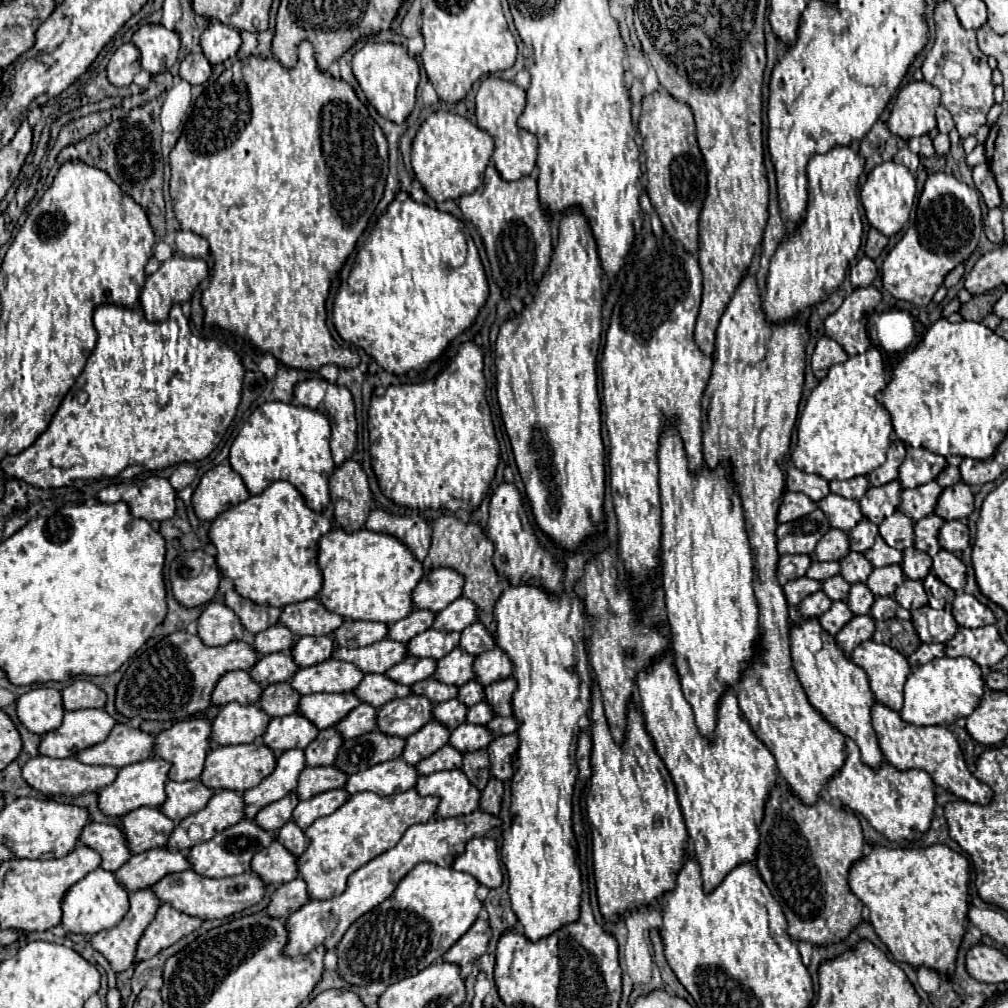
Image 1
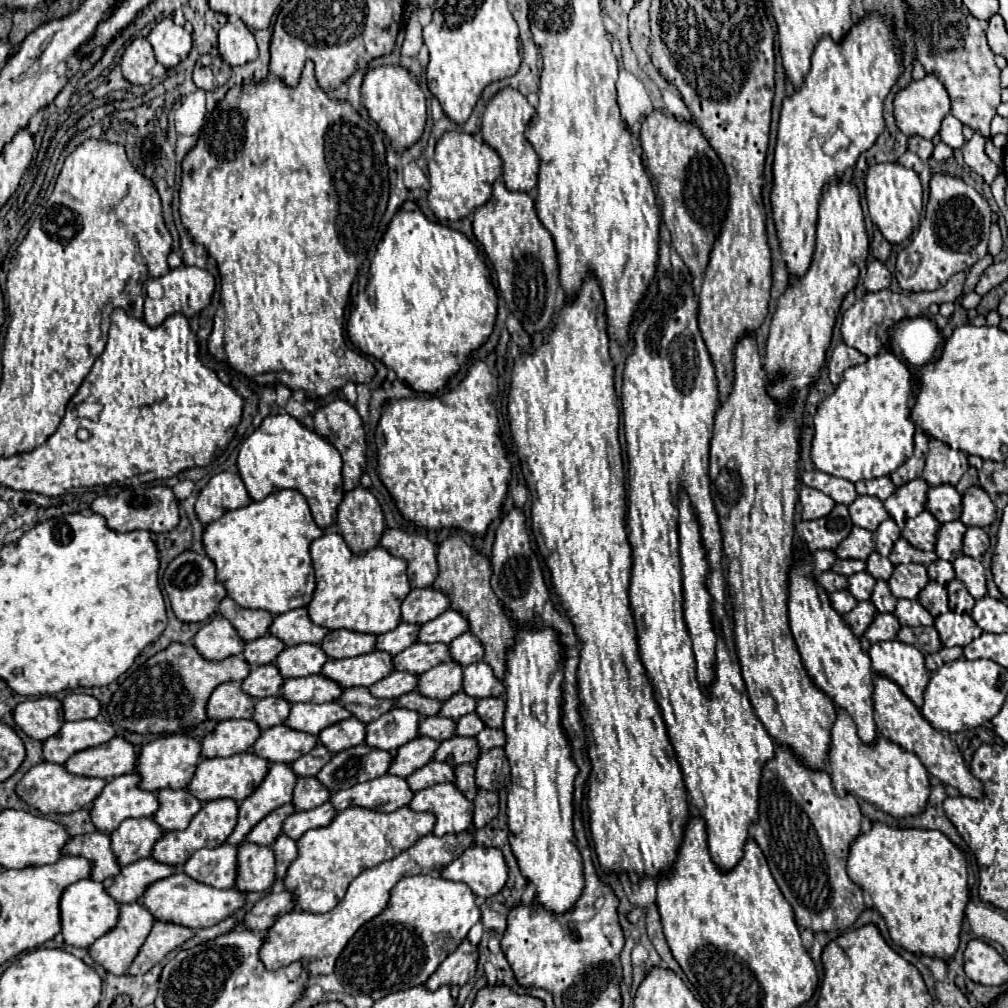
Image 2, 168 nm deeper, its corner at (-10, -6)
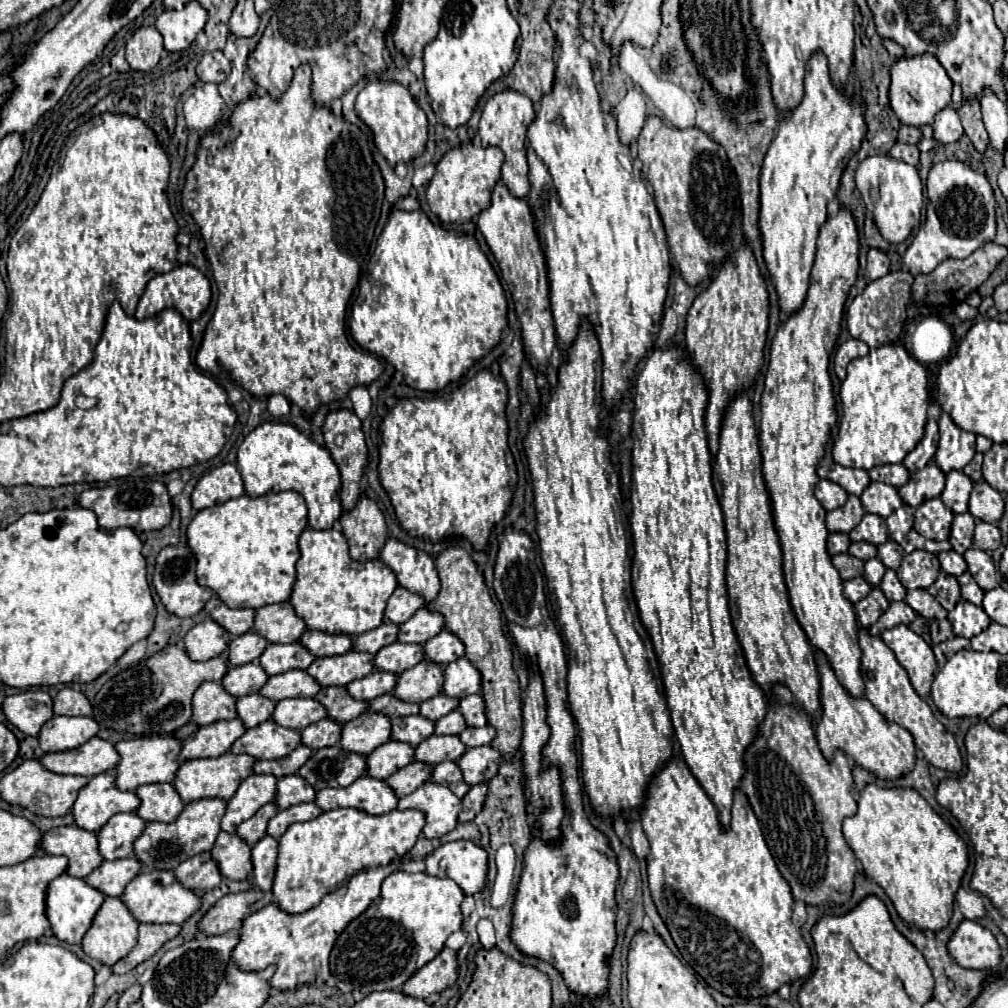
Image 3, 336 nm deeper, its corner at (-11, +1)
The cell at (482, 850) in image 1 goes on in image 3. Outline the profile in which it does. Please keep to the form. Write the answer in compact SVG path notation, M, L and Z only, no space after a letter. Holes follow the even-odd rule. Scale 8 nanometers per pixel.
M472 841L444 843L424 857L424 873L432 877L448 877L460 885L466 895L482 891L488 873L488 855Z

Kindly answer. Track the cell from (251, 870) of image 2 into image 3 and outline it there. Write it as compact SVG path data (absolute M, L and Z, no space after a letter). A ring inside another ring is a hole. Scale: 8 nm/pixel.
M220 831L210 853L212 853L212 859L216 861L222 877L226 877L226 879L244 881L252 873L250 845L246 845L244 839L240 839L236 833Z

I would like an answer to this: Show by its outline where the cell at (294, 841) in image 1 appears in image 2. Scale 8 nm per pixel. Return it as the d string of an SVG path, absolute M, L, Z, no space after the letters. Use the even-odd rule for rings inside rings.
M281 834L277 838L277 842L273 844L273 848L275 848L275 856L277 856L277 880L279 880L279 882L275 882L275 886L281 886L287 876L287 868L299 854L297 840L291 840L287 834Z

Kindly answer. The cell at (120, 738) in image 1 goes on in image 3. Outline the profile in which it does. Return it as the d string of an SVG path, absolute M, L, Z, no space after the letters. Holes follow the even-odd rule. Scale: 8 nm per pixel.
M92 737L78 749L60 751L60 753L46 753L40 763L58 775L82 775L82 777L94 777L98 773L106 773L108 769L114 769L120 761L120 755L116 753L114 745Z

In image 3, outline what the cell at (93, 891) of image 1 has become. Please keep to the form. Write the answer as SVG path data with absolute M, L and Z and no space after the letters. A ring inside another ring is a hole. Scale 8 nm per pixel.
M66 873L52 879L46 889L46 917L50 921L50 929L54 937L66 943L80 943L88 927L92 925L92 919L100 909L102 901L104 901L104 895L92 889L90 885L86 885L82 879L70 877Z

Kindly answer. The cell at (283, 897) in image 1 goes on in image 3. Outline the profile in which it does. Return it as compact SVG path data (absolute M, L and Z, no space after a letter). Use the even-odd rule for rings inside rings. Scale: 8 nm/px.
M244 891L224 895L198 921L198 931L204 935L222 935L228 931L238 931L246 915L262 909L268 903L272 903L270 891Z

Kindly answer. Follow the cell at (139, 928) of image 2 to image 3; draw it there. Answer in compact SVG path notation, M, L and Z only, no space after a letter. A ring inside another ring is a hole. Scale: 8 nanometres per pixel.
M106 897L82 939L82 949L88 957L112 967L134 949L136 939L138 921L118 897Z

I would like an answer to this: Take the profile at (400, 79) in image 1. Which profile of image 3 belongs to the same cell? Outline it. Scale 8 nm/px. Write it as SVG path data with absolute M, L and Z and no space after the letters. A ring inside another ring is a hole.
M370 81L358 93L354 109L356 109L356 115L372 131L374 145L378 153L388 161L390 167L396 167L398 163L410 163L424 153L426 135L428 135L428 119L406 87L398 83L388 83L388 81Z

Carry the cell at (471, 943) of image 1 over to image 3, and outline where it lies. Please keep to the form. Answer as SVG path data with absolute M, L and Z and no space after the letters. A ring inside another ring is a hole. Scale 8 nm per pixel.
M444 947L432 961L428 961L402 985L402 993L426 999L432 993L440 993L446 987L452 987L456 979L458 979L456 951Z

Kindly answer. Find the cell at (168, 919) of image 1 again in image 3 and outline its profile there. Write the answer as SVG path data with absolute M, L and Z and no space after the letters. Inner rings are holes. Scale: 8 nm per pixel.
M144 923L138 927L138 943L136 947L118 963L112 965L112 973L128 973L142 961L150 959L166 941L174 939L180 933L180 925L154 925Z

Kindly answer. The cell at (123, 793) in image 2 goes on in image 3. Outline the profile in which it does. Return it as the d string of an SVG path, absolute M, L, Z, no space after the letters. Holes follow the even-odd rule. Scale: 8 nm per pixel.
M114 771L92 777L78 793L72 815L80 829L98 831L112 815L136 811L140 799L132 791L120 791L114 783Z

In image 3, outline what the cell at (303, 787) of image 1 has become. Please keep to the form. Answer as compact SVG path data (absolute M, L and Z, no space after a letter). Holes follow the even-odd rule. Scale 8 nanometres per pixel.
M294 773L294 775L278 779L274 803L278 809L288 809L302 801L314 801L314 797L316 797L314 789L300 775Z

